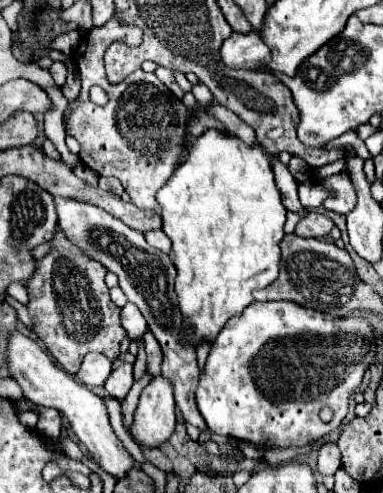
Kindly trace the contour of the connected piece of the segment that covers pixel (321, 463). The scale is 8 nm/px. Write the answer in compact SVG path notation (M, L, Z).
M327 443L319 449L317 457L317 471L321 475L335 475L335 471L341 467L341 451L335 443Z

